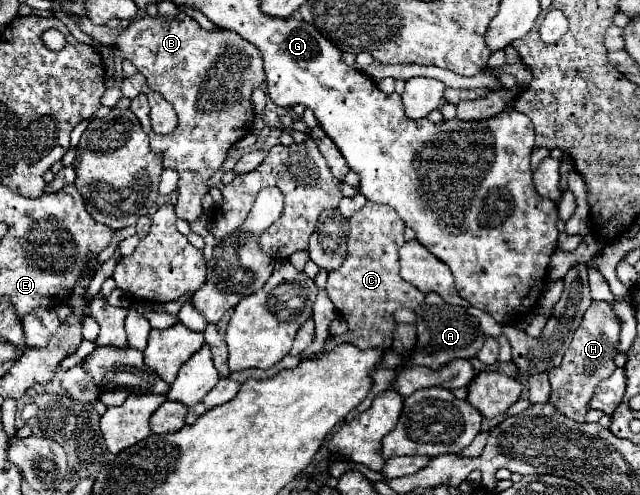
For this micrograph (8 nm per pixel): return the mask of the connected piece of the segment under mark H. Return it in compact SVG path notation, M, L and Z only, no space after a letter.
M592 302L578 330L574 332L572 344L568 346L562 364L548 370L552 386L550 404L556 408L556 412L564 414L566 418L572 418L574 422L586 422L586 414L592 410L590 400L594 388L602 380L612 376L616 370L614 358L618 356L618 344L620 344L620 318L614 314L610 304Z

